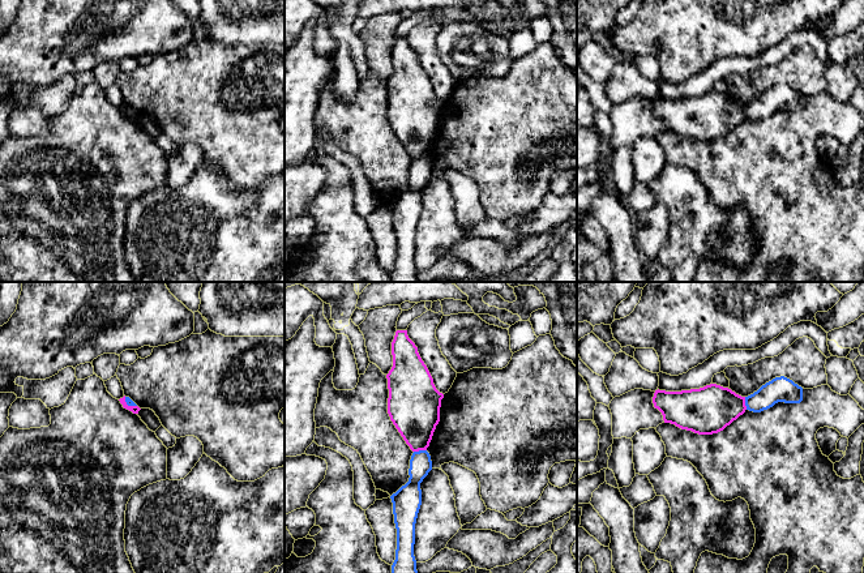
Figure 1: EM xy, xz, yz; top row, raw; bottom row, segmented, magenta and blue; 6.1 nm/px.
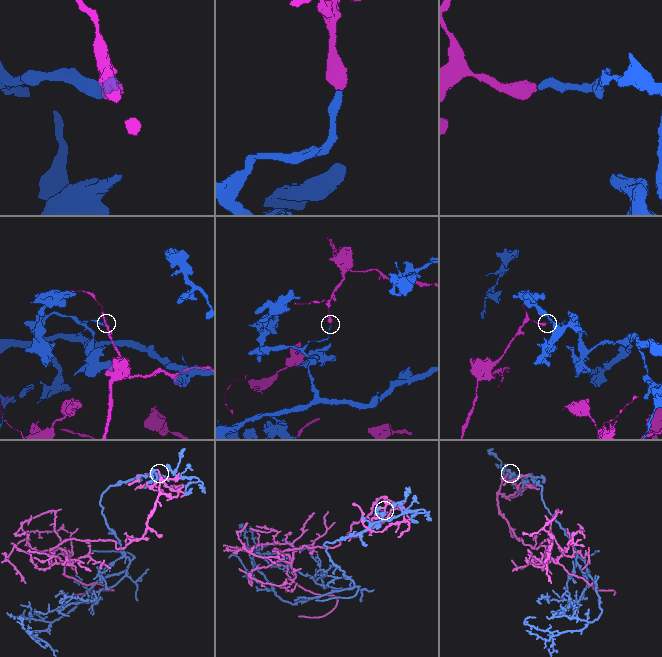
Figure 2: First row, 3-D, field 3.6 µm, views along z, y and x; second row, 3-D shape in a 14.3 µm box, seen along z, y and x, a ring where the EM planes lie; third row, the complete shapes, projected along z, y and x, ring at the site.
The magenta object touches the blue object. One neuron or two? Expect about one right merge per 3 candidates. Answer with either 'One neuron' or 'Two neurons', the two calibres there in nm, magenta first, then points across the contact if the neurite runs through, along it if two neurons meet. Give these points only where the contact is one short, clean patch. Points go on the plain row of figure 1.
Two neurons. Thickness 300 nm (magenta) against 140 nm

